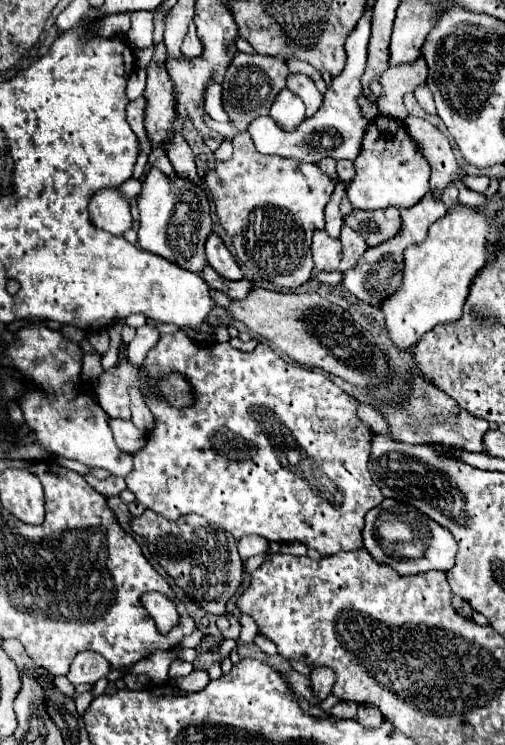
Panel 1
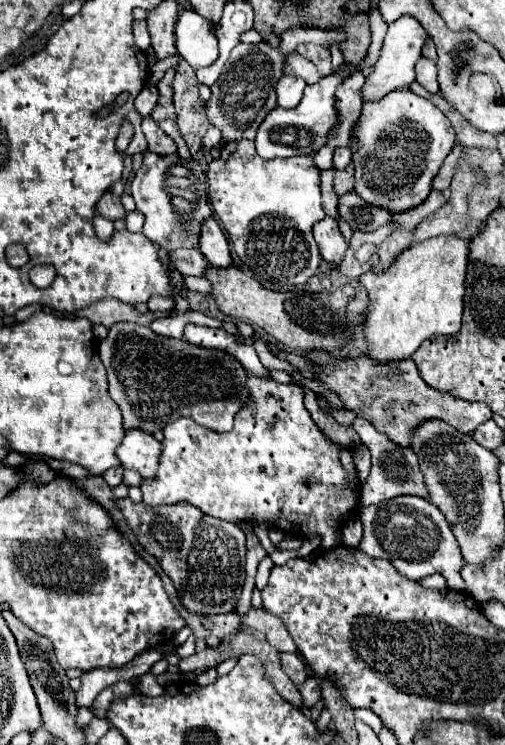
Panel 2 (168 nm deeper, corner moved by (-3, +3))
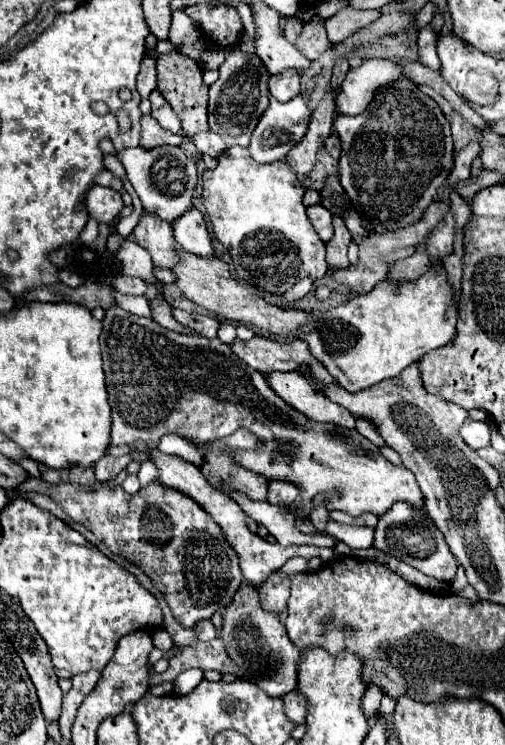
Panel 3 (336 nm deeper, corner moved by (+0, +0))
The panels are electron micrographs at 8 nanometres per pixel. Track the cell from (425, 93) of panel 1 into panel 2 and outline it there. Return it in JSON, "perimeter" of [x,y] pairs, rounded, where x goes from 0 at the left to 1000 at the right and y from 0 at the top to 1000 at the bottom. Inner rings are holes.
{"perimeter":[[[834,77],[826,82],[826,109],[853,125],[865,125],[869,122],[869,111],[865,111],[865,87],[861,82],[846,79],[846,77]]]}

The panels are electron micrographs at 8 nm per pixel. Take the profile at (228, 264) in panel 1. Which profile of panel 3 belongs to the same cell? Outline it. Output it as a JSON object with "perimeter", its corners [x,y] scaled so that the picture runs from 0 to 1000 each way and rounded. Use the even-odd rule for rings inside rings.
{"perimeter":[[[380,279],[376,285],[368,285],[364,290],[356,290],[345,303],[345,319],[349,325],[376,341],[388,344],[420,344],[424,341],[424,330],[420,330],[420,319],[408,303],[408,295],[400,290],[396,282]]]}

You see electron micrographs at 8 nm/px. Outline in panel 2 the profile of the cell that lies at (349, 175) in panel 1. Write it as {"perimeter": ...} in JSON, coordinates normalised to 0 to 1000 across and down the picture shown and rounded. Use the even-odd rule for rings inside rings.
{"perimeter":[[[667,197],[659,208],[663,227],[683,227],[695,219],[695,200],[691,197]]]}

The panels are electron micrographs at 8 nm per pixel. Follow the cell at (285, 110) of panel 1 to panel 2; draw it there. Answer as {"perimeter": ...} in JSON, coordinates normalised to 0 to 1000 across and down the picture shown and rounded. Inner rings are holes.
{"perimeter":[[[560,101],[552,109],[549,109],[549,141],[552,144],[584,144],[596,130],[600,130],[600,119],[604,119],[604,109],[588,101]]]}

